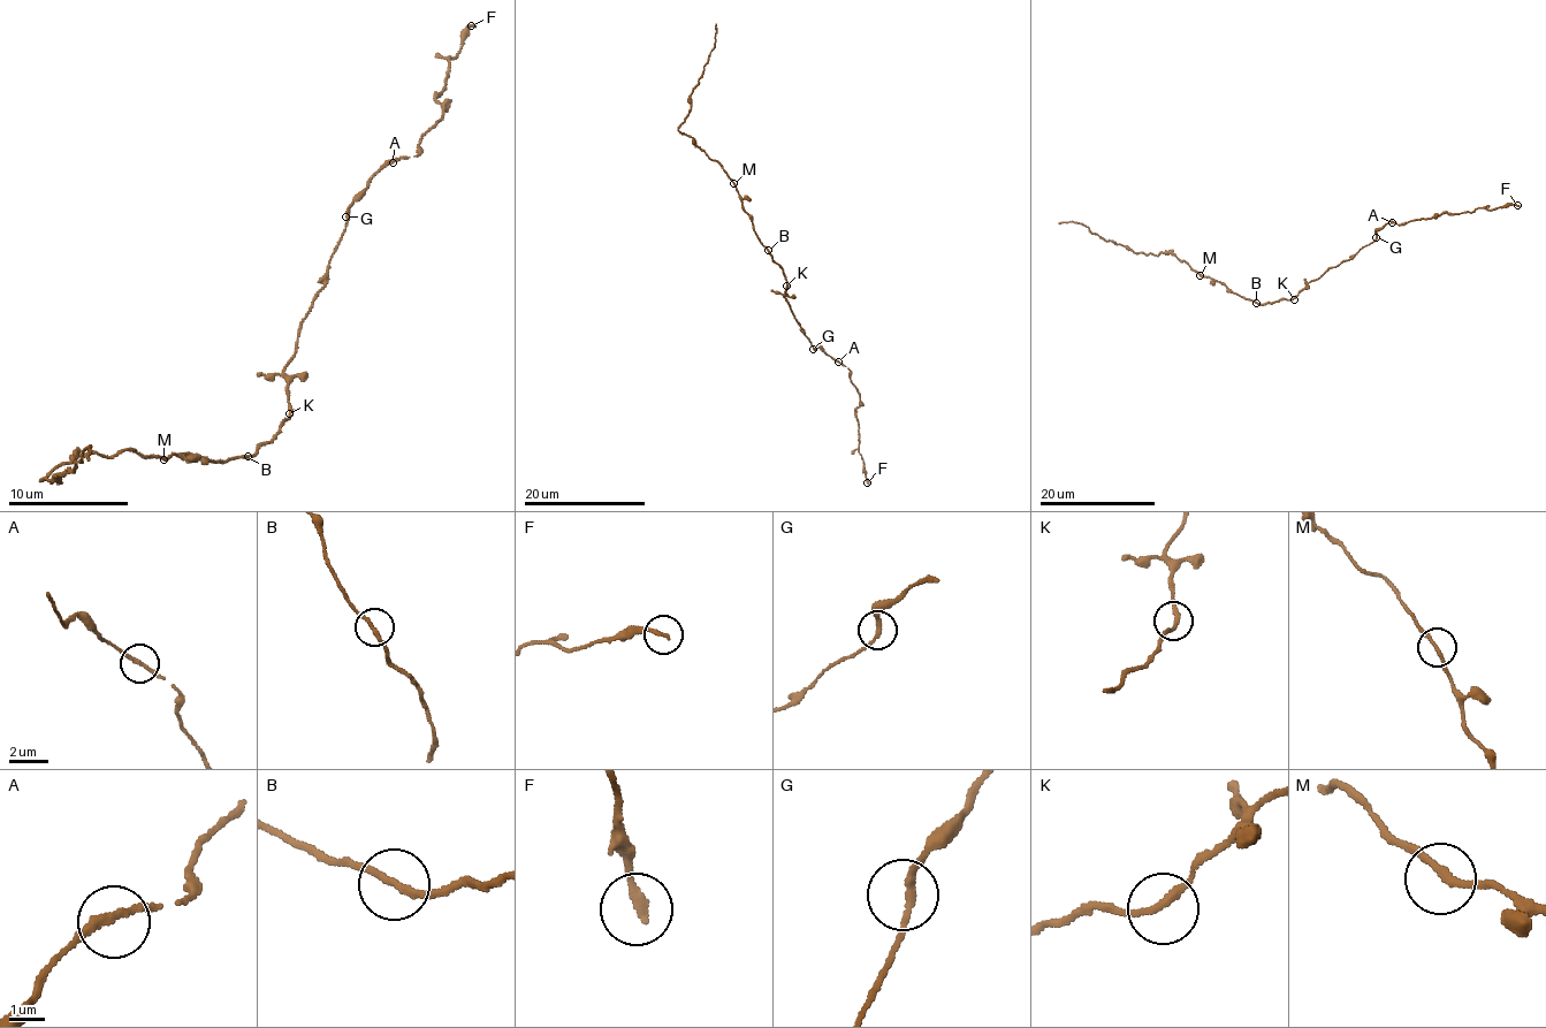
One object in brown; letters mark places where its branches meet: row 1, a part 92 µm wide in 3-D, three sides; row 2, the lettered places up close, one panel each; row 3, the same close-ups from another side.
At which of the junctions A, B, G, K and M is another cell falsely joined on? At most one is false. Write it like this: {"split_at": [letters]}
{"split_at": []}

